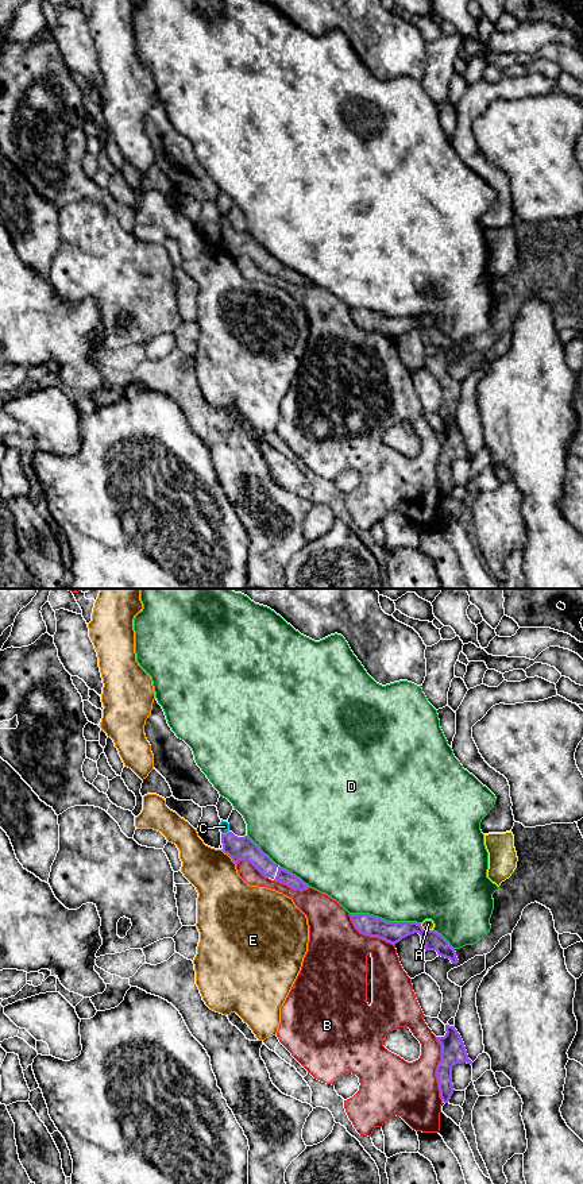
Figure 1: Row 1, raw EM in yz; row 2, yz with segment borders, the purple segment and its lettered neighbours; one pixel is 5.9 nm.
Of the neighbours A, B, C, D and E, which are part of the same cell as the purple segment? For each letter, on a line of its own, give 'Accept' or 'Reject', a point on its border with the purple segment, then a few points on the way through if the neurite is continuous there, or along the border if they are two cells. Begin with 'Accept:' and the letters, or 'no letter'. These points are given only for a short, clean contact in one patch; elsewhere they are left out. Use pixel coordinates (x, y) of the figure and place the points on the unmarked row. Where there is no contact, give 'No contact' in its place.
Accept: C
A: Reject. Touches purple at yz (425, 326)
B: Reject. Touches purple at yz (436, 465)
C: Accept. Touches purple at yz (224, 230). Path across: yz (238, 243), (224, 230), (224, 222)
D: Reject. Touches purple at yz (383, 315)
E: Reject. Touches purple at yz (230, 251)

